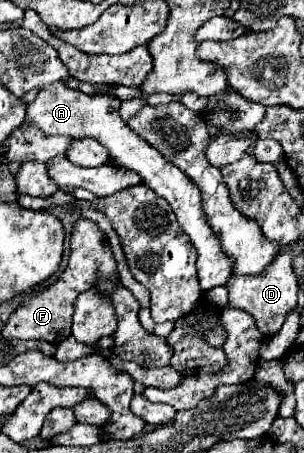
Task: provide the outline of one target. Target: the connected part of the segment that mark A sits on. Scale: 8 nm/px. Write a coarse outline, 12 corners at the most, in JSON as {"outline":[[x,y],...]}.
{"outline":[[63,82],[27,104],[47,136],[95,138],[169,202],[197,248],[207,292],[233,260],[201,210],[199,188],[119,116],[121,100]]}

